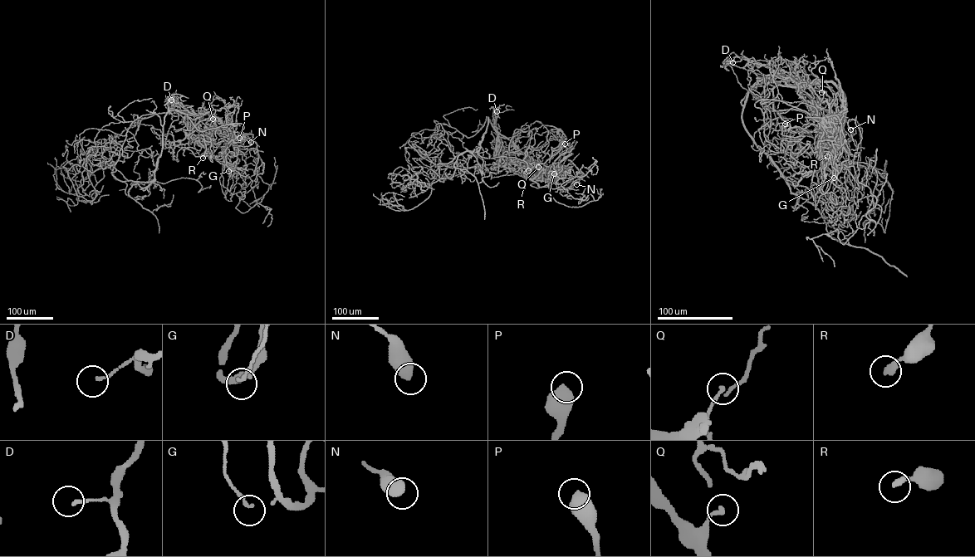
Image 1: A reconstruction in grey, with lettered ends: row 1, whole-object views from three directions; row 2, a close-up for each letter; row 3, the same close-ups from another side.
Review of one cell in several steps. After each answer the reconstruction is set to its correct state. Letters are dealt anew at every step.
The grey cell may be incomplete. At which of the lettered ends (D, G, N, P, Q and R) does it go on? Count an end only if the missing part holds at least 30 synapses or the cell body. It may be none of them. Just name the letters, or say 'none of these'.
none of these

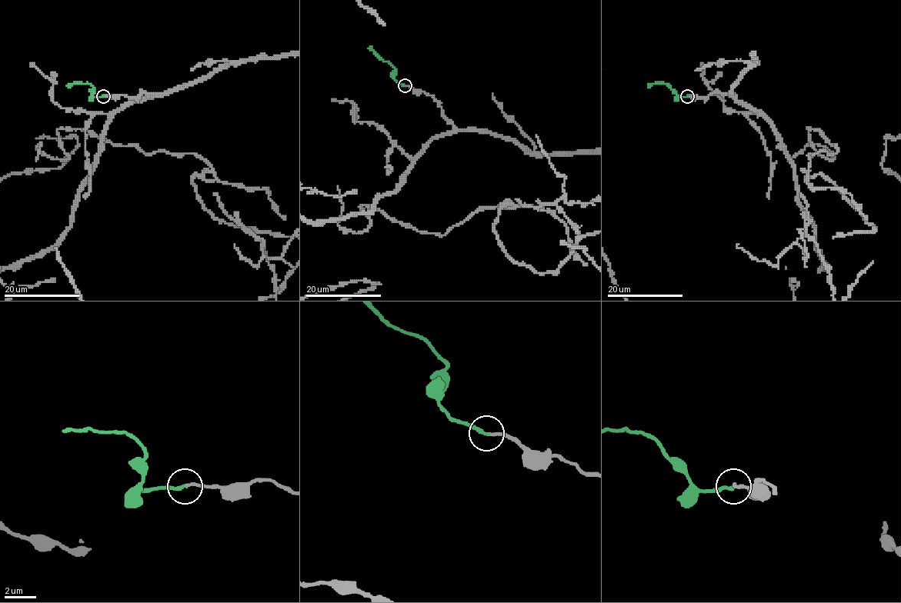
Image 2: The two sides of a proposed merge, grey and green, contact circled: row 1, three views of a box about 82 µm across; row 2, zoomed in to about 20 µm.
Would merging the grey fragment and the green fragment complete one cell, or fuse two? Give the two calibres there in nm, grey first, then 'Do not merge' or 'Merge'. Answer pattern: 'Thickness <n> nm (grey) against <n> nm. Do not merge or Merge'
Thickness 180 nm (grey) against 240 nm. Merge

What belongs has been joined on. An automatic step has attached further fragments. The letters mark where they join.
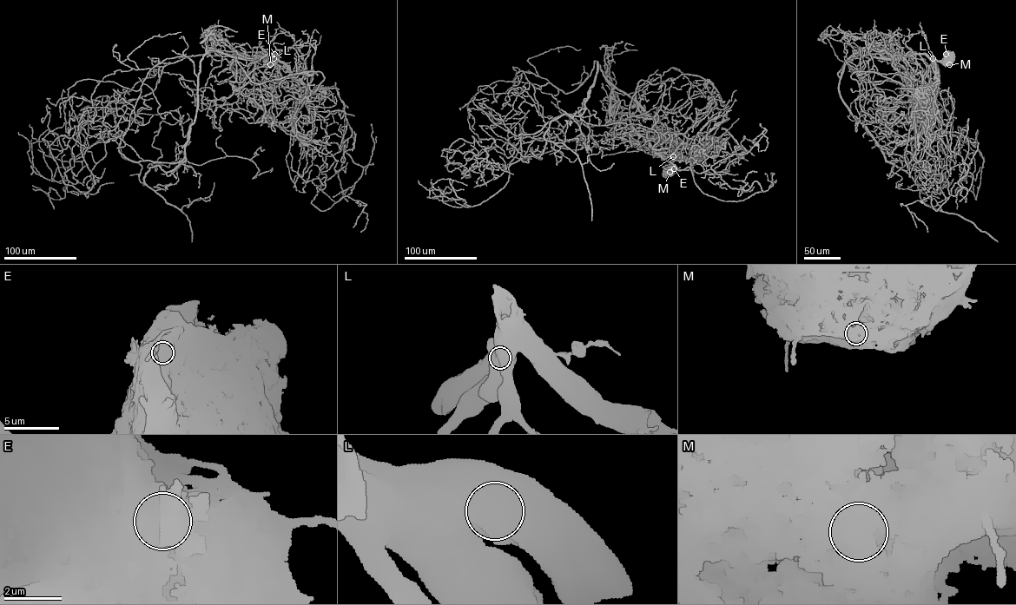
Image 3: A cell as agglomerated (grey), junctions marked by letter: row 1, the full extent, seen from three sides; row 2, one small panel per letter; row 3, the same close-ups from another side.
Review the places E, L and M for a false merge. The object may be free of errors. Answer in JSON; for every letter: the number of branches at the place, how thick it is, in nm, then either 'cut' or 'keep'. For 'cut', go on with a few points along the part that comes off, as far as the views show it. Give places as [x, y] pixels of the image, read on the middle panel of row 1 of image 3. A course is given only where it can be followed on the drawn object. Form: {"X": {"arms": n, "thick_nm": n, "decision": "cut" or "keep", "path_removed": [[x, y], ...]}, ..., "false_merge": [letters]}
{"E": {"arms": 1, "thick_nm": 1300, "decision": "keep"}, "L": {"arms": 1, "thick_nm": 1450, "decision": "keep"}, "M": {"arms": 1, "thick_nm": 1300, "decision": "keep"}, "false_merge": []}

